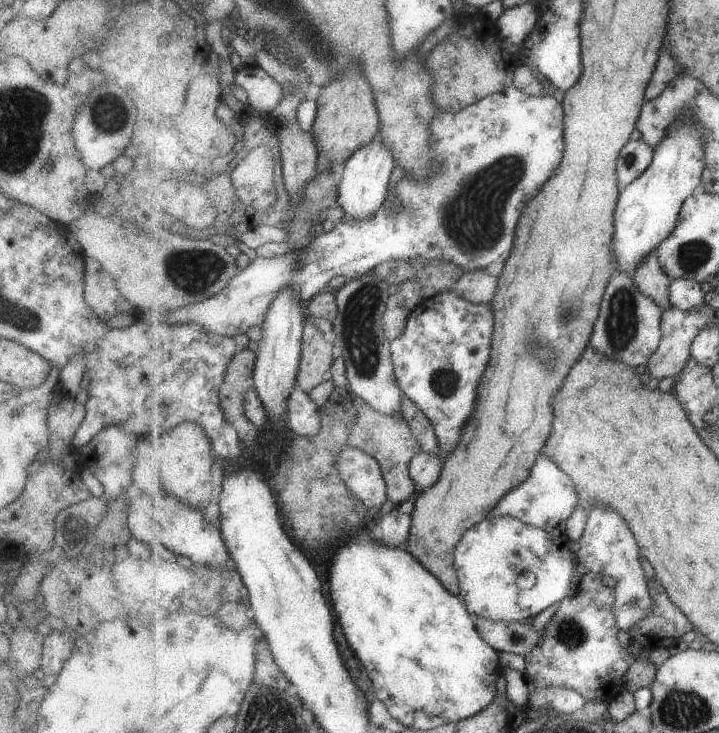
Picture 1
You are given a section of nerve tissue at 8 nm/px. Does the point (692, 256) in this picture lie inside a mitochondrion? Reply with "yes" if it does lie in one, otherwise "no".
yes

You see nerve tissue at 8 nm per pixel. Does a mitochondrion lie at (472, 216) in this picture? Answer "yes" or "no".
yes

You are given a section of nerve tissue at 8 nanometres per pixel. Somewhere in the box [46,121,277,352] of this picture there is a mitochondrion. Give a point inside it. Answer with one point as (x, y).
(196, 272)

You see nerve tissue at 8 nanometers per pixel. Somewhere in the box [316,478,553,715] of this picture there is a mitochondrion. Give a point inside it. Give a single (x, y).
(518, 639)

